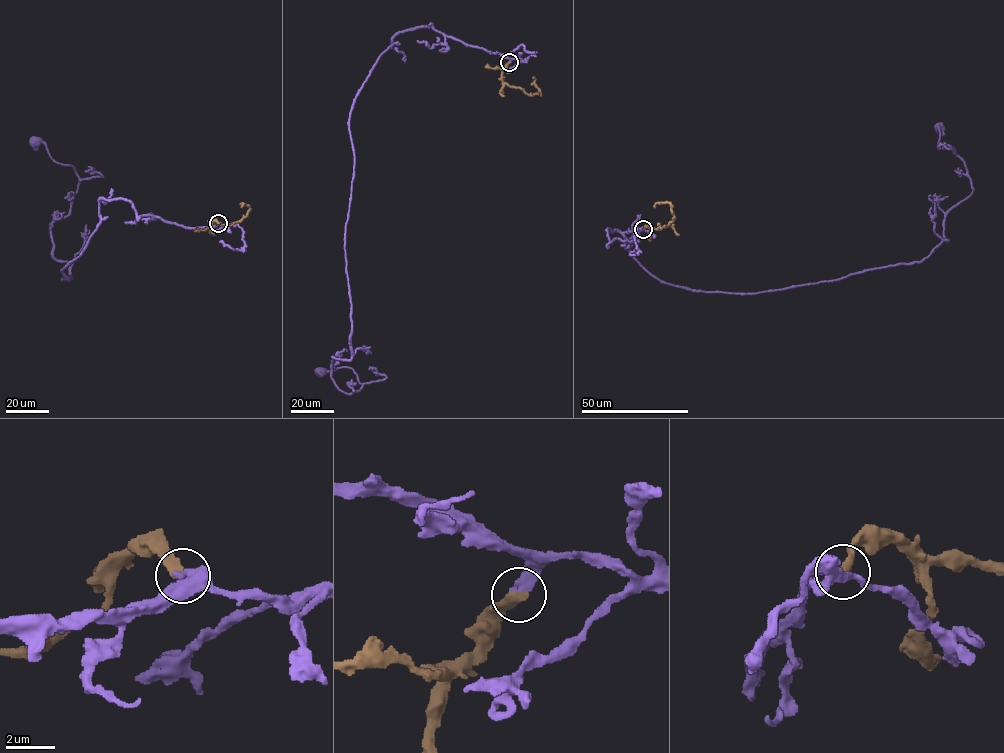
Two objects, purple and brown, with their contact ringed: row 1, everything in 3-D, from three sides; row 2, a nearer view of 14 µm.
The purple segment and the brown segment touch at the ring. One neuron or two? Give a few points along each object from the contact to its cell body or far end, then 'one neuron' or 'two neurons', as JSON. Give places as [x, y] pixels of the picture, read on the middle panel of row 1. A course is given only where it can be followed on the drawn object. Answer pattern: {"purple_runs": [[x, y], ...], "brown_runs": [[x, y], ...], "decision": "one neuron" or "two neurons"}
{"purple_runs": [[509, 62], [431, 24], [380, 55], [350, 113], [351, 356], [332, 364], [360, 390], [351, 368], [319, 372]], "brown_runs": [[509, 62], [503, 70], [504, 83], [521, 88], [528, 94], [539, 94], [533, 77]], "decision": "one neuron"}

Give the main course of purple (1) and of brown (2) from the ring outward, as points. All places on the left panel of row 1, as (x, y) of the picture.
1: (218, 223), (138, 219), (101, 198), (62, 280), (71, 261), (53, 256), (50, 224), (79, 179), (34, 141)
2: (218, 223), (215, 220), (211, 224), (240, 221), (249, 207), (242, 203), (241, 207)

